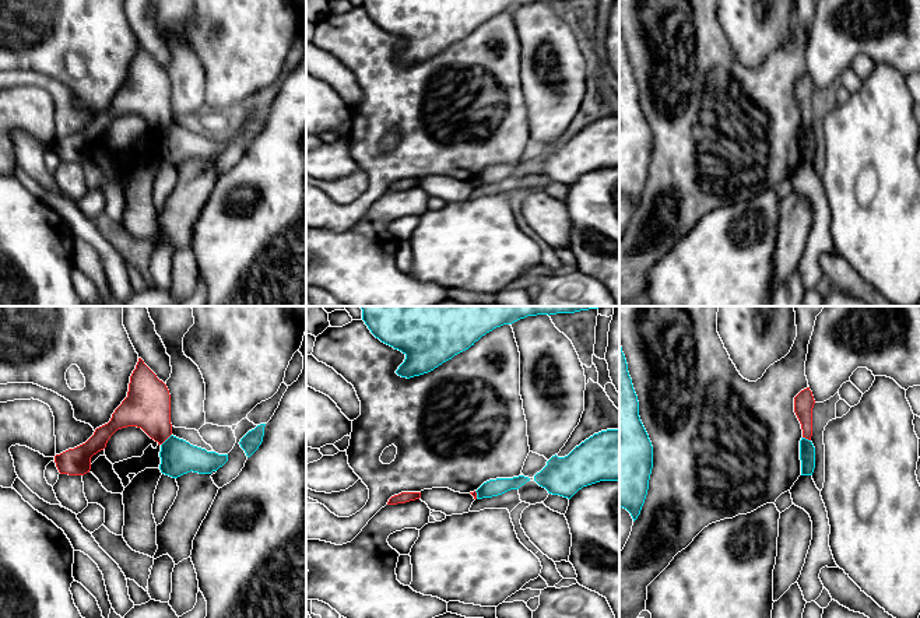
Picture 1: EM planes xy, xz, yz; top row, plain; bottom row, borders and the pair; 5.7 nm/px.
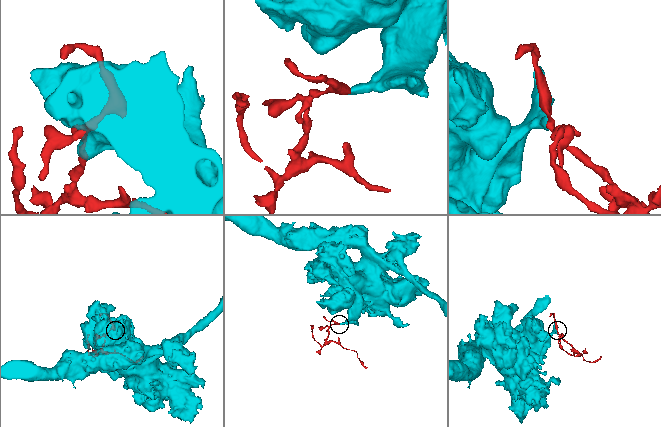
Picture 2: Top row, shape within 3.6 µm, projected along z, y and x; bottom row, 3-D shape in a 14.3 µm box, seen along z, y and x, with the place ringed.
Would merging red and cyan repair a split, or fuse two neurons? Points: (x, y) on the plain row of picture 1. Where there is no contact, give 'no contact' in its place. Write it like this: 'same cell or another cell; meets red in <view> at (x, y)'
another cell; meets red in xy at (167, 125)

